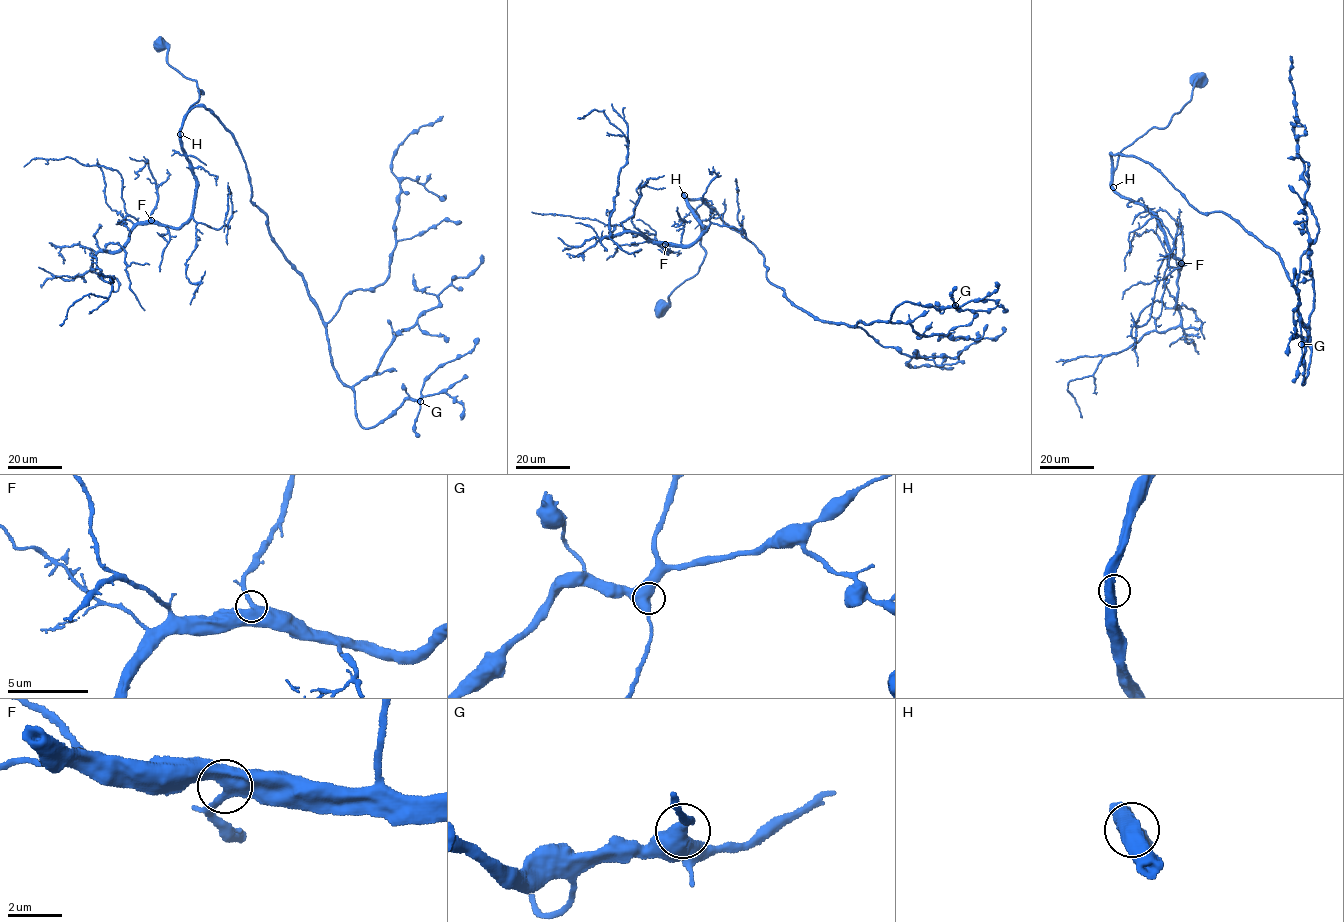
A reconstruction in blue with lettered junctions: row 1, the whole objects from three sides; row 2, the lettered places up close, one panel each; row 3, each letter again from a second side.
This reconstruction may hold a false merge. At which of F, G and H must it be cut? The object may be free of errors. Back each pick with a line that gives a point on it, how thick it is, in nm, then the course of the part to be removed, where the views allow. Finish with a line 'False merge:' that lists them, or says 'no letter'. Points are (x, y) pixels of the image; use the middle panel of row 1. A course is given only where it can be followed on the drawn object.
False merge: no letter

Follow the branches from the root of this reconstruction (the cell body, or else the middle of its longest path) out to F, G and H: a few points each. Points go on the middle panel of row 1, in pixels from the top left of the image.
F: (661, 306), (699, 270), (705, 256), (699, 215), (683, 193), (706, 230), (691, 244), (665, 244)
G: (661, 306), (705, 256), (686, 199), (696, 199), (819, 319), (855, 327), (890, 320), (904, 302), (955, 305)
H: (661, 306), (666, 305), (673, 291), (699, 270), (705, 256), (701, 244), (699, 215), (683, 195)

